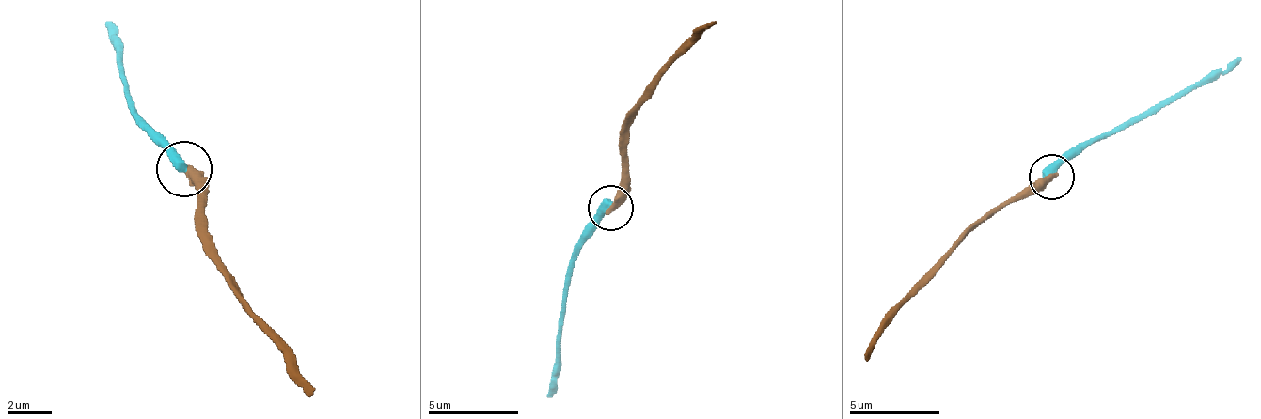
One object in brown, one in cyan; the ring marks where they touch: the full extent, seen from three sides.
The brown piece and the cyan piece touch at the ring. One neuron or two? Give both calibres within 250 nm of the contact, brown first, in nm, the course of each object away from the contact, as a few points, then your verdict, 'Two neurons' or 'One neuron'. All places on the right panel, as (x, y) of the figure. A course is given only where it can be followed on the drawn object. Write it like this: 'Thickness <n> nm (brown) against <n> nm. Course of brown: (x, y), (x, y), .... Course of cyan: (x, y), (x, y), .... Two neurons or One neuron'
Thickness 440 nm (brown) against 480 nm. Course of brown: (1050, 176), (1028, 184), (965, 239), (897, 310), (866, 360). Course of cyan: (1050, 176), (1095, 139), (1158, 113), (1226, 71), (1239, 58). Two neurons

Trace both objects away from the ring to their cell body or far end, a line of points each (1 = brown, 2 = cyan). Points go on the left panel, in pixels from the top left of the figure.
1: (185, 167), (197, 178), (202, 245), (275, 334), (313, 395)
2: (185, 167), (140, 123), (124, 89), (118, 39), (107, 23)

